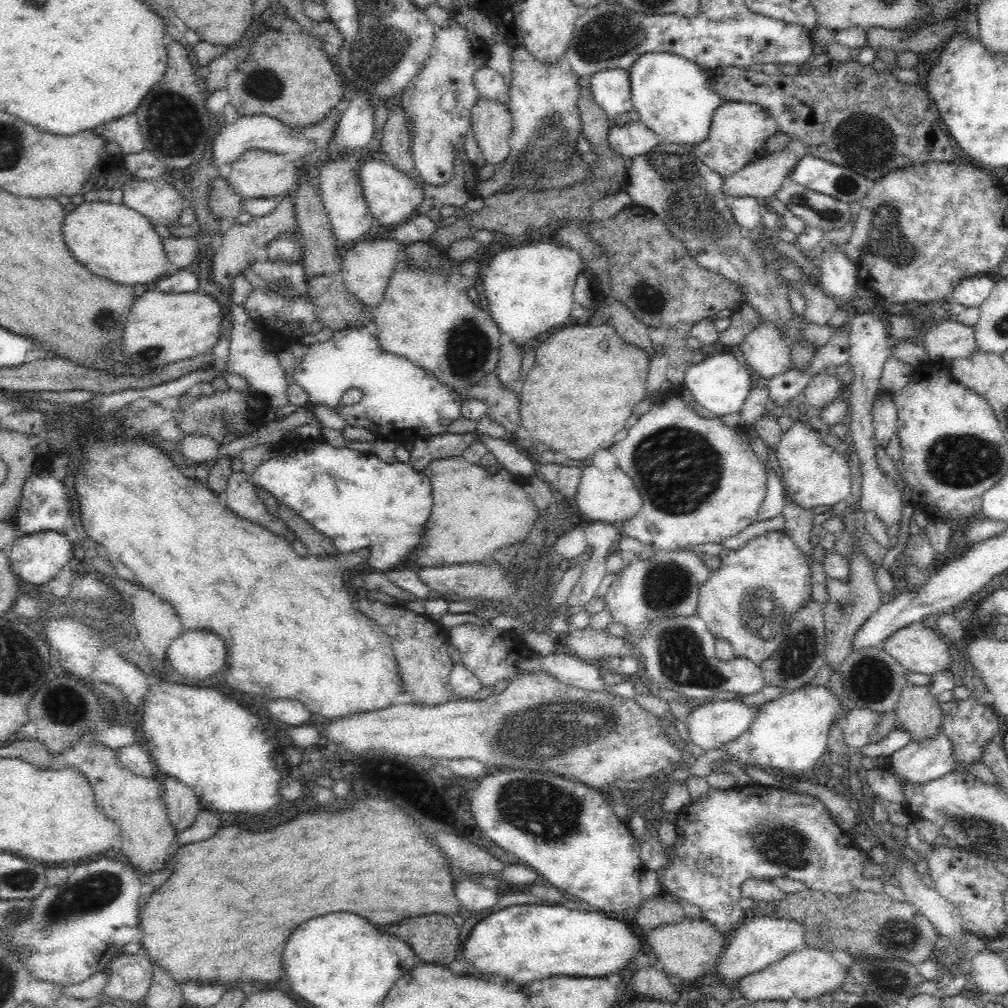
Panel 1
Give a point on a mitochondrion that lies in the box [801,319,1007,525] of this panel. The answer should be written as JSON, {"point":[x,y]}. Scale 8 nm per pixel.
{"point":[963,462]}

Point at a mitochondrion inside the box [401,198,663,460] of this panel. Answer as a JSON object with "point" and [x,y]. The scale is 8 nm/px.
{"point":[468,347]}

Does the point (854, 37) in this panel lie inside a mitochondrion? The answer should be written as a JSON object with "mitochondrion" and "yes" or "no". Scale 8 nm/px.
{"mitochondrion":"no"}

